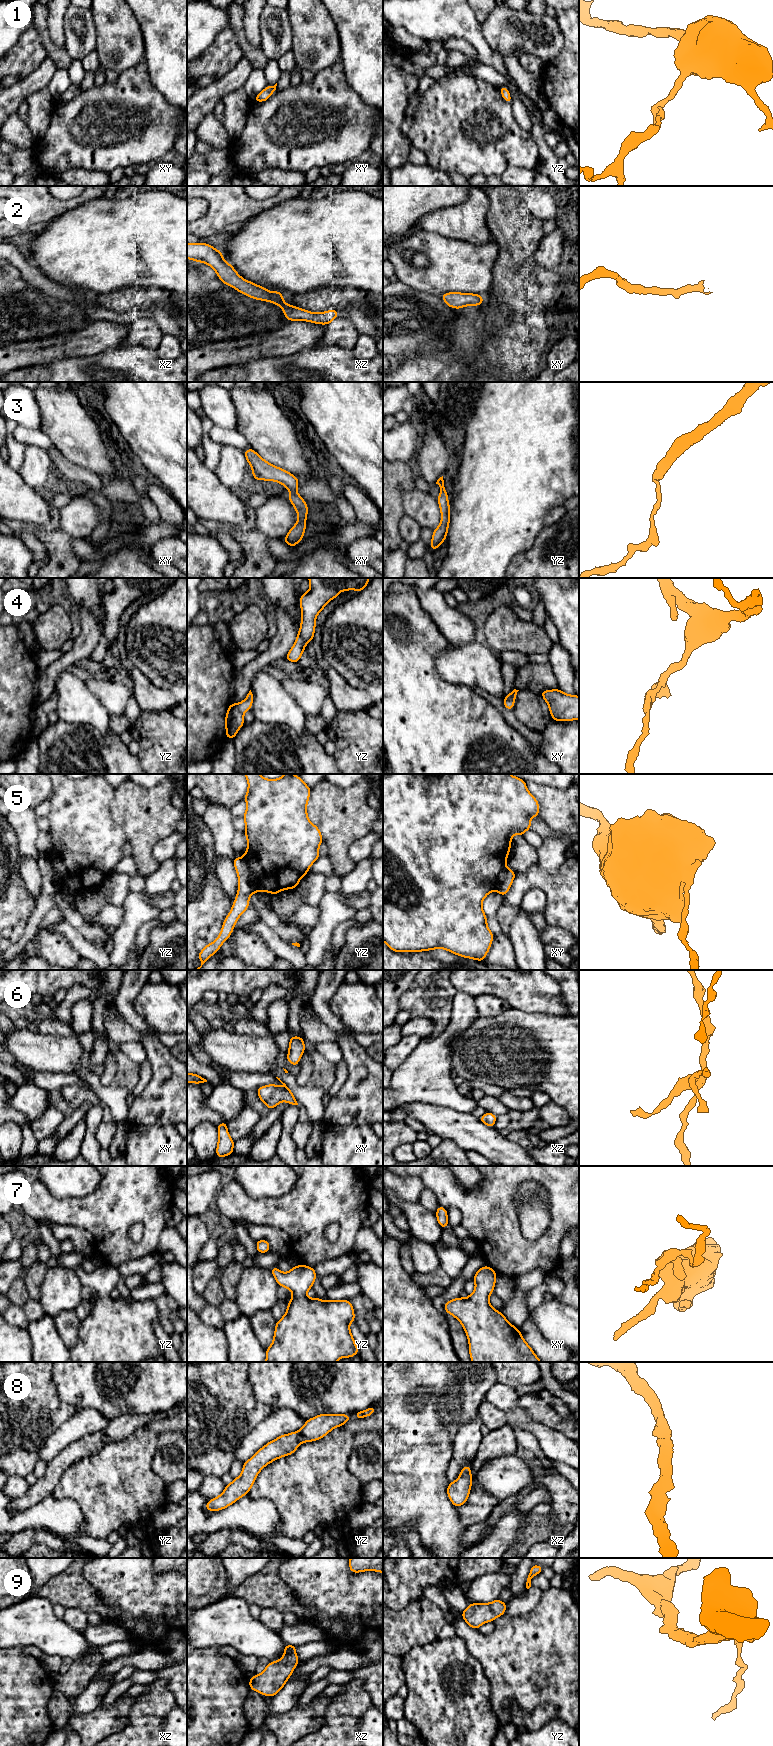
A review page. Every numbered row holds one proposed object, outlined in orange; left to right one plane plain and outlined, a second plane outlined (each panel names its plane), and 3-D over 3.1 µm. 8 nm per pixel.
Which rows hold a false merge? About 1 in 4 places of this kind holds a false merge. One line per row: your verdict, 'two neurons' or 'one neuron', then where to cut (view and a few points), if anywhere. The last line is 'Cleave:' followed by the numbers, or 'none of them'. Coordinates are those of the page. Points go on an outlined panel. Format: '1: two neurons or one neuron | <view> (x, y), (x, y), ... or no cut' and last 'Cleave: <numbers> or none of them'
1: one neuron | no cut
2: one neuron | no cut
3: one neuron | no cut
4: one neuron | no cut
5: one neuron | no cut
6: one neuron | no cut
7: one neuron | no cut
8: one neuron | no cut
9: one neuron | no cut
Cleave: none of them

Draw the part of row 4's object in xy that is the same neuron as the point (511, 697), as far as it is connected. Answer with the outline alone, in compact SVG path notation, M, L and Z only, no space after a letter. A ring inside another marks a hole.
M514 689L510 694L508 694L508 695L506 695L504 697L504 707L507 710L512 710L513 709L514 703L515 703L515 699L516 699L516 695L517 695L518 691L519 690Z

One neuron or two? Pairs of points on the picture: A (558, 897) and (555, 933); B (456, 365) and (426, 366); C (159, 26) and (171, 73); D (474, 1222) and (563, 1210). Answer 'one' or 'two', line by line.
A: two
B: one
C: one
D: one

